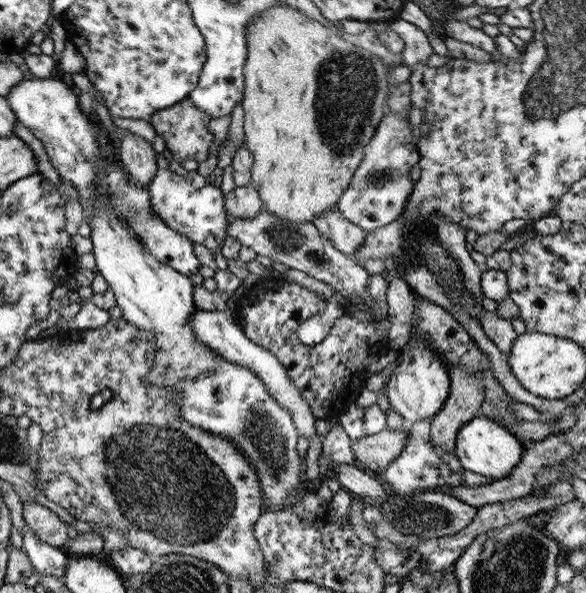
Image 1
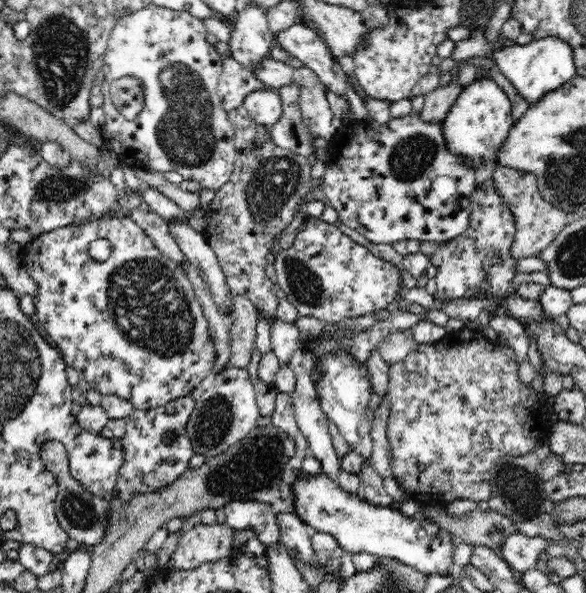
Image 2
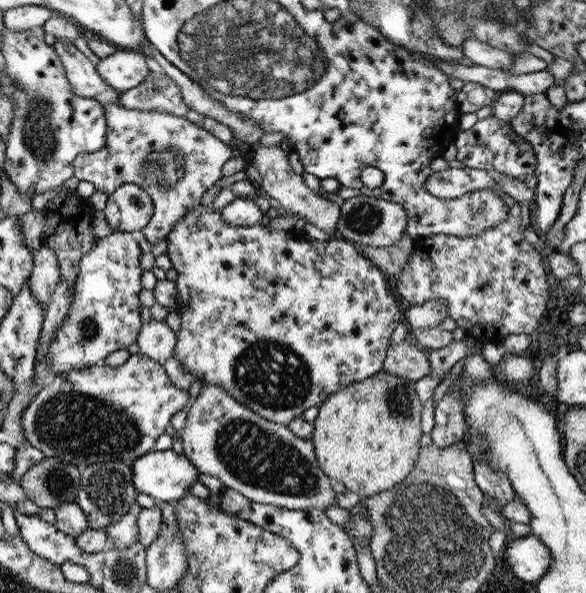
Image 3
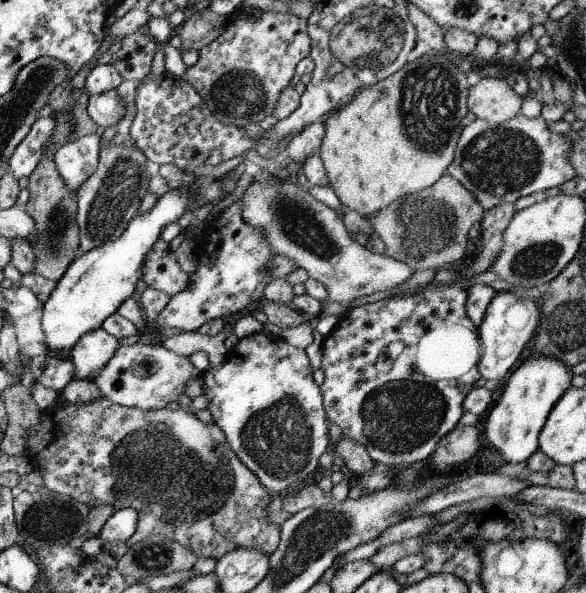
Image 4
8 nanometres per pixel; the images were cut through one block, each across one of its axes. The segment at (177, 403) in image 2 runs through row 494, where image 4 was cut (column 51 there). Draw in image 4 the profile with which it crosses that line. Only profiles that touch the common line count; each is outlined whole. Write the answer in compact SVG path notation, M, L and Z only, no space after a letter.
M51 116L35 119L29 132L27 132L23 140L15 147L7 164L9 165L9 172L20 183L23 183L31 172L33 172L35 166L37 166L54 126L55 121Z

